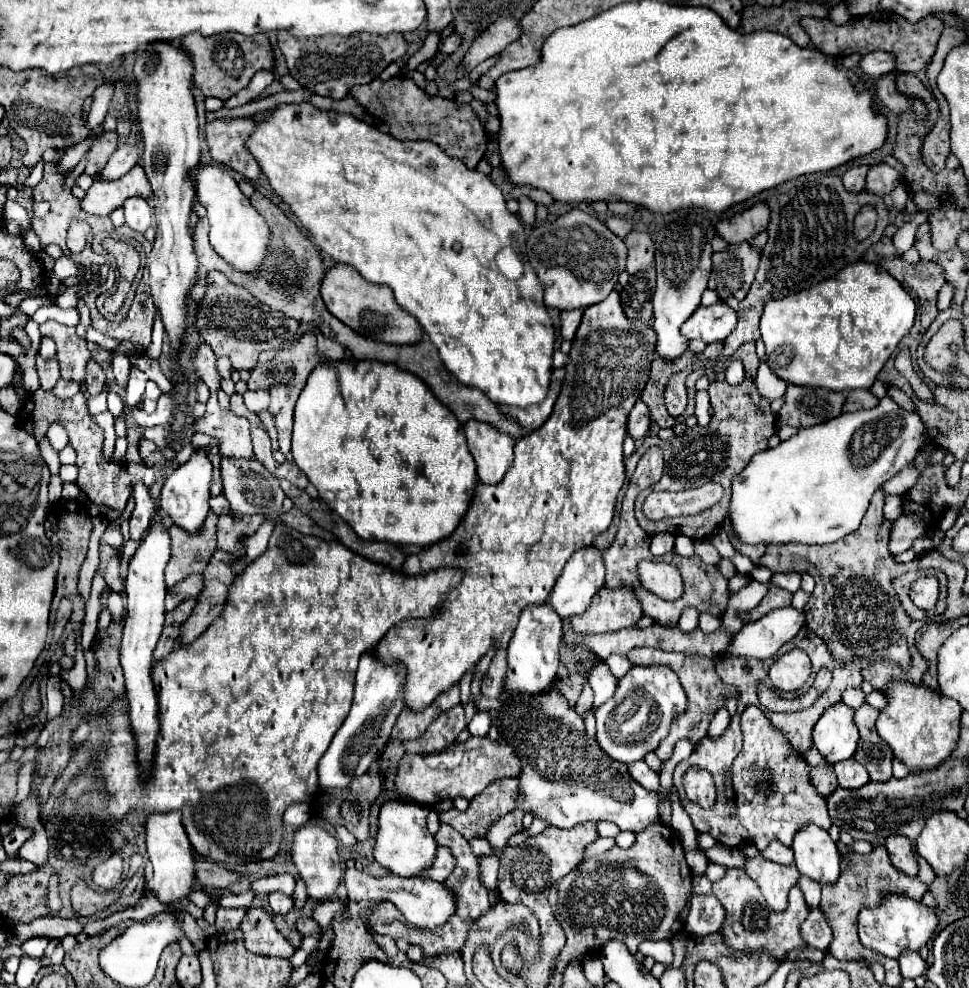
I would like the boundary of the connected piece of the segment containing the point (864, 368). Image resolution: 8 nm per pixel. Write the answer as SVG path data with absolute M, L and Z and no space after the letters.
M857 261L817 285L783 299L773 299L765 305L761 315L761 337L767 349L767 363L777 377L791 385L825 387L831 391L871 389L877 373L895 351L901 337L909 333L915 311L915 301L897 279L879 265Z

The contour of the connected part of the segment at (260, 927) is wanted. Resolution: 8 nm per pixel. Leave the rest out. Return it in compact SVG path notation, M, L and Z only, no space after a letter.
M261 907L247 909L245 921L241 921L241 931L245 935L245 949L249 949L249 953L283 959L289 959L295 953L295 949L283 935L279 935L271 917Z

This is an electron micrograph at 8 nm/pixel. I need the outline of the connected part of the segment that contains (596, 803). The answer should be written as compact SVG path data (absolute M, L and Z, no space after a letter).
M549 687L545 693L529 697L501 697L499 731L505 743L517 749L521 773L517 775L517 809L493 823L487 833L487 839L495 849L505 847L509 835L519 831L525 813L531 813L535 819L543 819L553 827L575 827L585 821L611 821L619 825L621 831L631 833L639 833L647 825L661 821L657 793L641 787L629 775L627 765L601 753L595 739L587 735L581 715L565 701L565 695L561 695L557 687Z

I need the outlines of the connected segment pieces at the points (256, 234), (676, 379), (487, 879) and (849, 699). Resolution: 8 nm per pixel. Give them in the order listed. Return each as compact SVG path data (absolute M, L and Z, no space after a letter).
M197 165L193 171L193 181L197 185L197 201L207 209L209 217L209 239L213 249L235 269L255 275L265 259L265 249L269 245L269 227L263 217L255 211L249 199L239 191L237 181L225 171L215 165Z
M683 371L675 373L675 375L669 379L669 383L667 383L665 389L663 389L663 401L665 401L667 411L669 411L673 417L679 417L679 415L685 411L687 395L685 395L685 373L683 373Z
M499 855L495 857L481 857L481 881L487 889L497 885L497 869L499 869Z
M845 689L843 693L843 703L851 709L859 709L865 703L865 693L861 689Z

